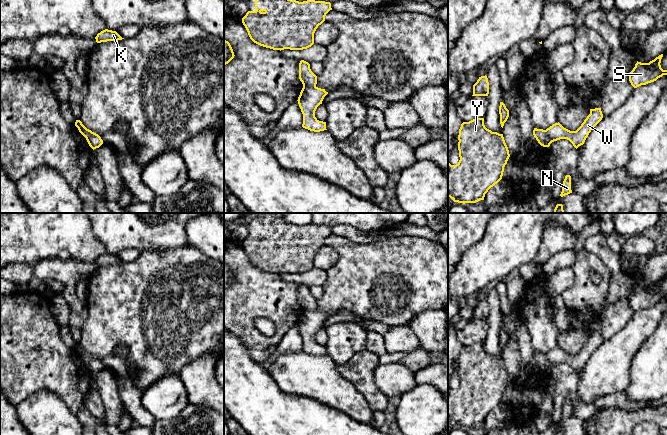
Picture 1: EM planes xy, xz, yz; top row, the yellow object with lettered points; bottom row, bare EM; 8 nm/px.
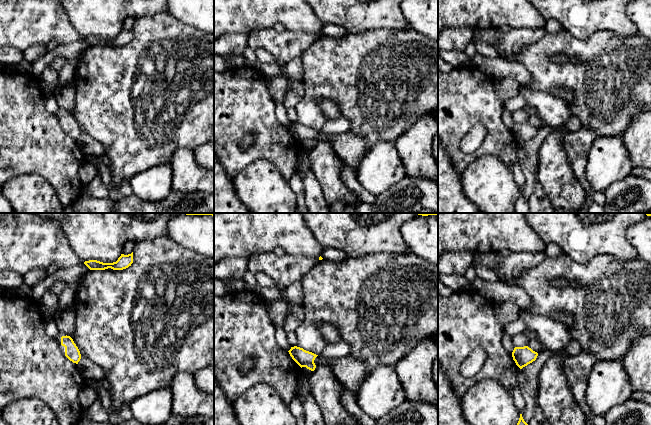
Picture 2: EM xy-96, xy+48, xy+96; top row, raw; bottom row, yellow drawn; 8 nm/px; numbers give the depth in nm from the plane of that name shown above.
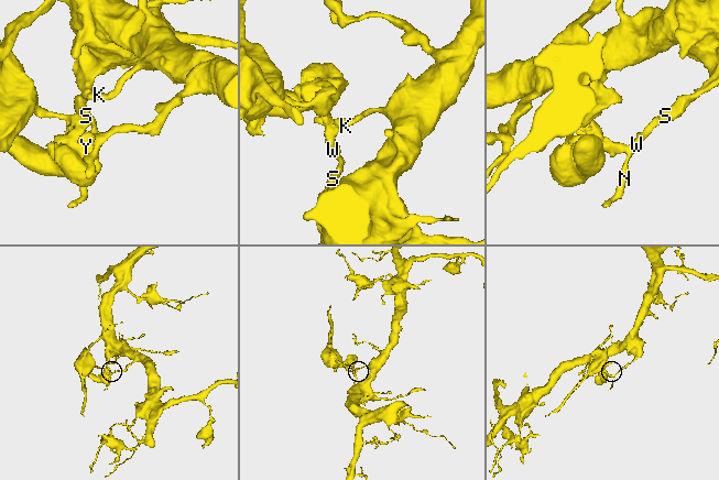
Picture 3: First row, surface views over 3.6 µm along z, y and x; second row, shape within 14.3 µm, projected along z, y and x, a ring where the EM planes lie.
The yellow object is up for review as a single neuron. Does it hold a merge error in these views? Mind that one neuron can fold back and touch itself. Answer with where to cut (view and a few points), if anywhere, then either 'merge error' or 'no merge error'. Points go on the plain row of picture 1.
cut xz (315, 309), (303, 311); merge error

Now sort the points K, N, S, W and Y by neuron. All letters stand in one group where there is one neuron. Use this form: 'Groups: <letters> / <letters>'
Groups: K N S W / Y

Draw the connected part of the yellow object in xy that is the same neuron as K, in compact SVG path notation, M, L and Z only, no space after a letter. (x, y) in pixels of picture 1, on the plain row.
M105 253L97 258L95 261L97 267L107 266L107 265L118 265L122 262L116 255Z

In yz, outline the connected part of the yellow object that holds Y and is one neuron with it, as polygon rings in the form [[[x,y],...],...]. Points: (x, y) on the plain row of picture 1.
[[[484,342],[463,346],[459,353],[458,374],[460,384],[456,389],[448,386],[448,421],[458,427],[476,427],[484,424],[488,414],[503,400],[510,381],[503,358],[492,356],[484,349]]]

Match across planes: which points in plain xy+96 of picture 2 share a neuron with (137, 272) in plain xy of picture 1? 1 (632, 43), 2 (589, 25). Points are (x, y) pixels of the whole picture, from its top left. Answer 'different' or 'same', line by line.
1: same
2: different

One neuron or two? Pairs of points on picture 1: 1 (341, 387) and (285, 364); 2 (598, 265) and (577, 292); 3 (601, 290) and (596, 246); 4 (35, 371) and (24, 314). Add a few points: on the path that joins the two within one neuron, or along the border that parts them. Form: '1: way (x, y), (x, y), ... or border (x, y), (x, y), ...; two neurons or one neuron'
1: way (327, 386), (314, 376), (299, 373); one neuron
2: way (590, 267), (582, 275), (582, 284); one neuron
3: border (583, 248), (594, 253), (606, 266), (611, 275); two neurons
4: way (28, 357), (24, 353), (24, 328); one neuron

